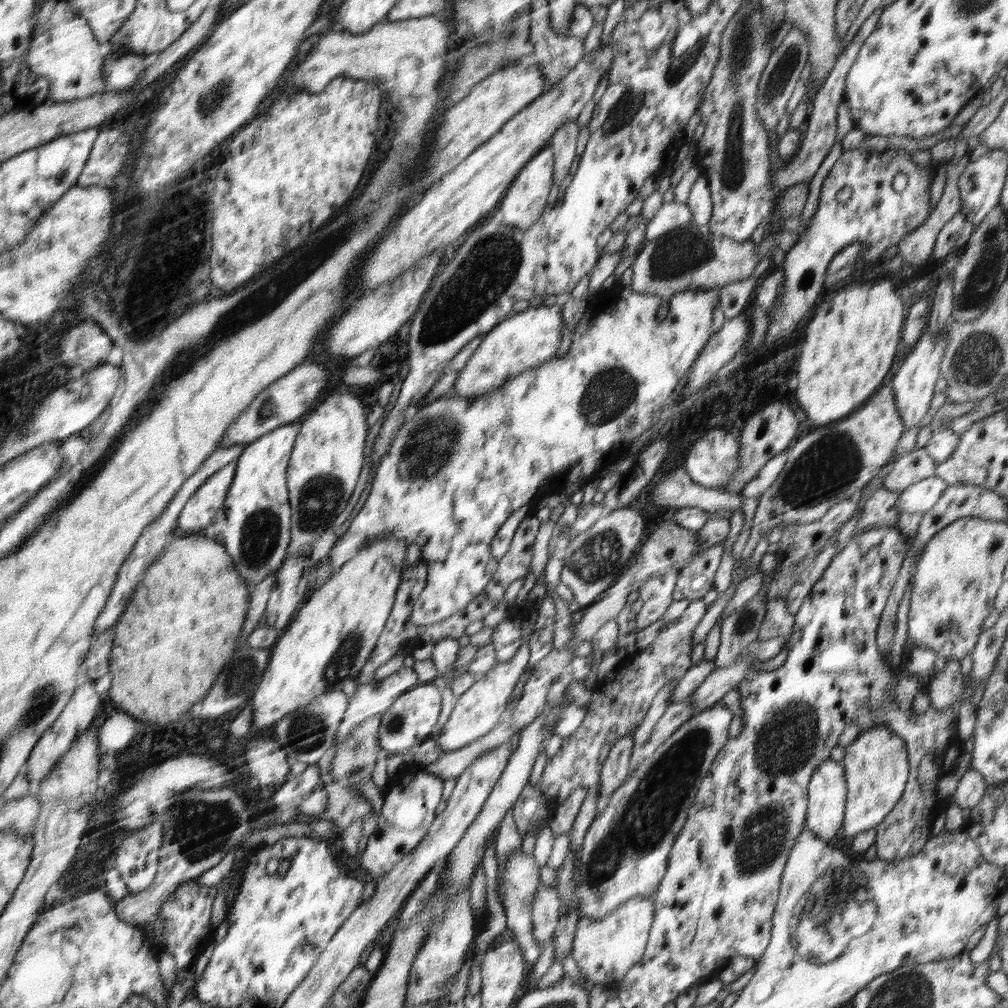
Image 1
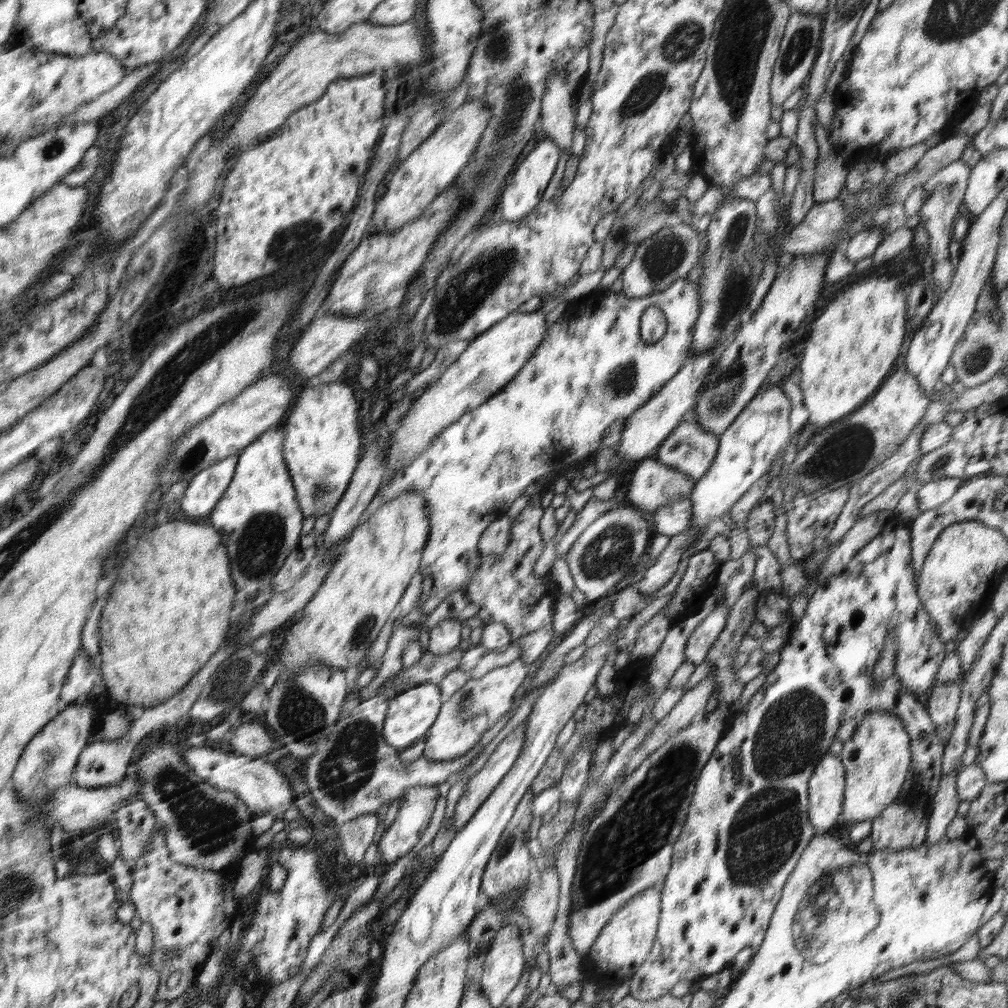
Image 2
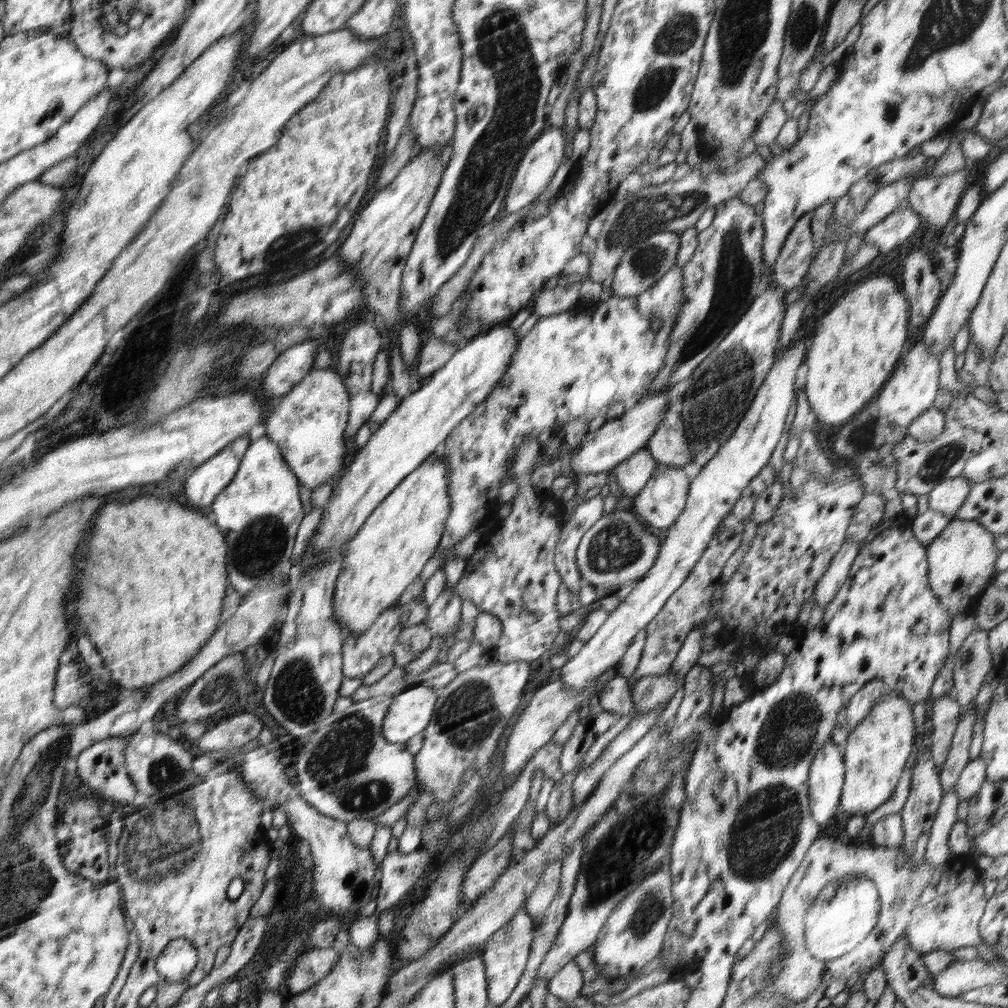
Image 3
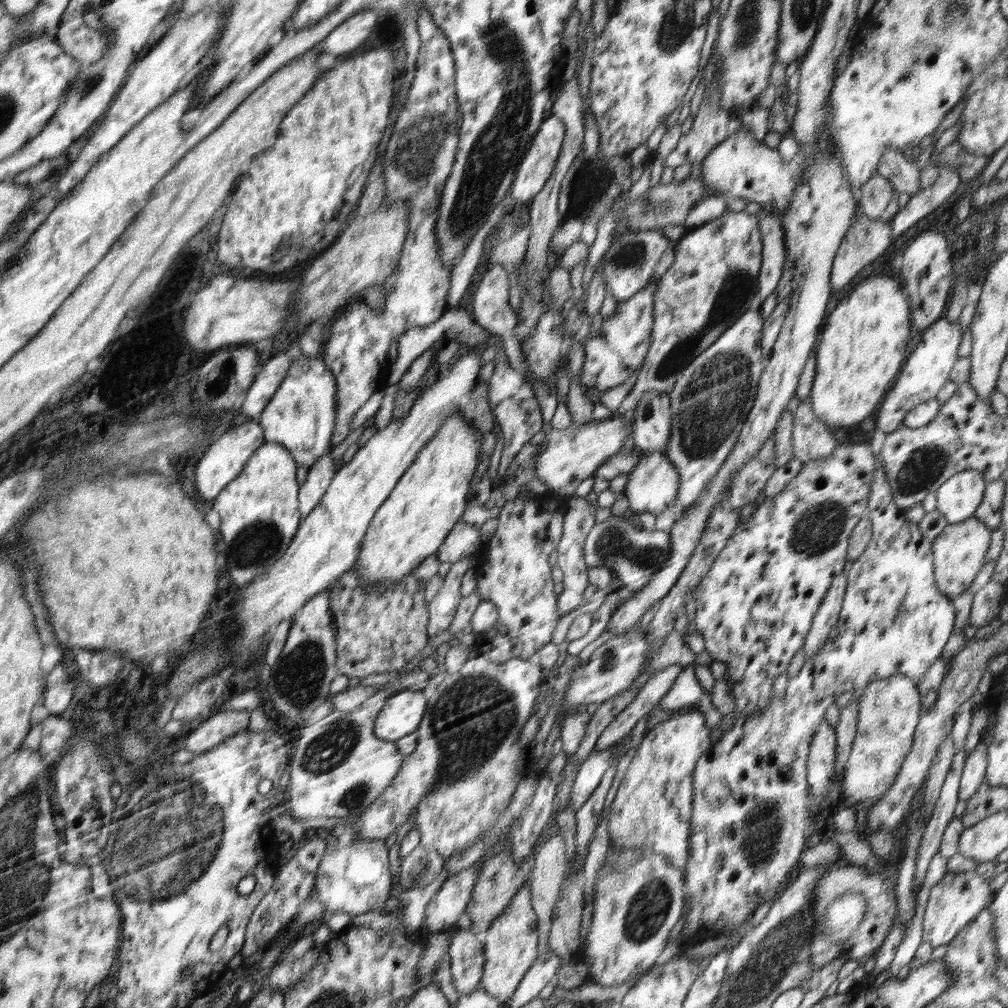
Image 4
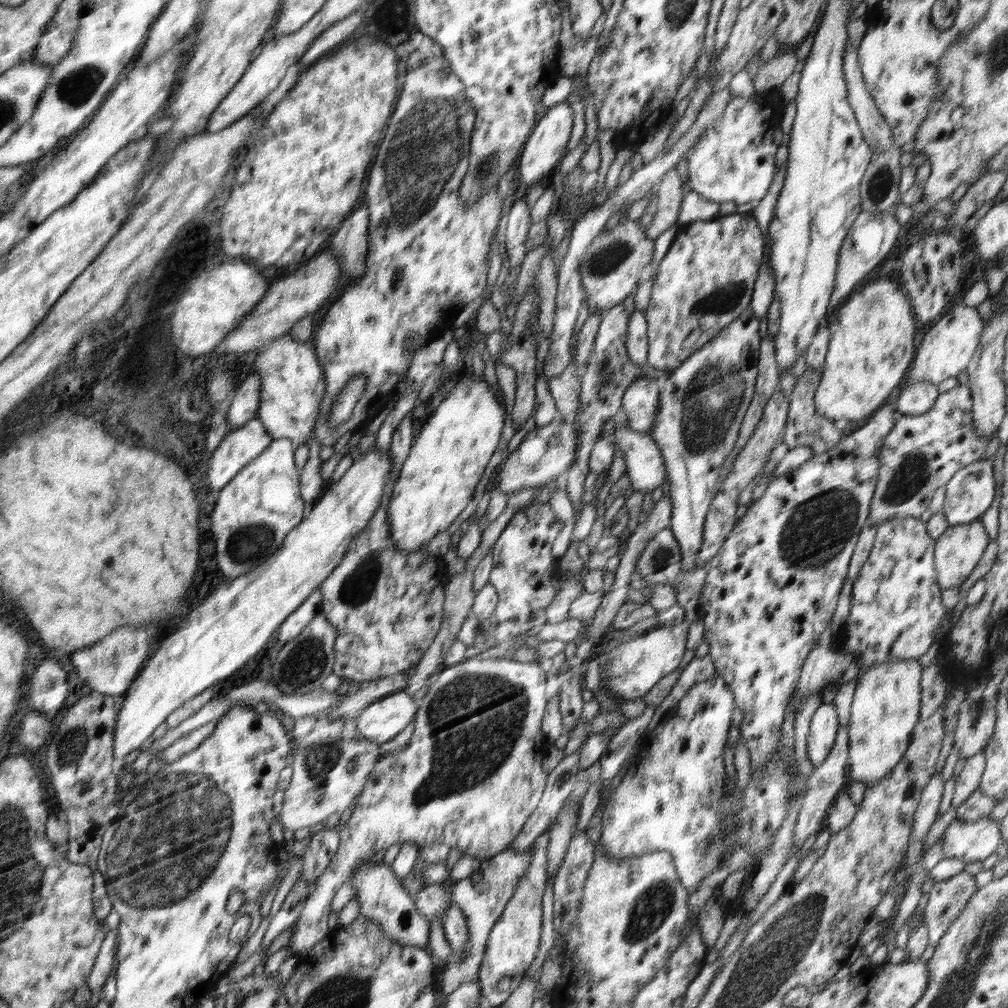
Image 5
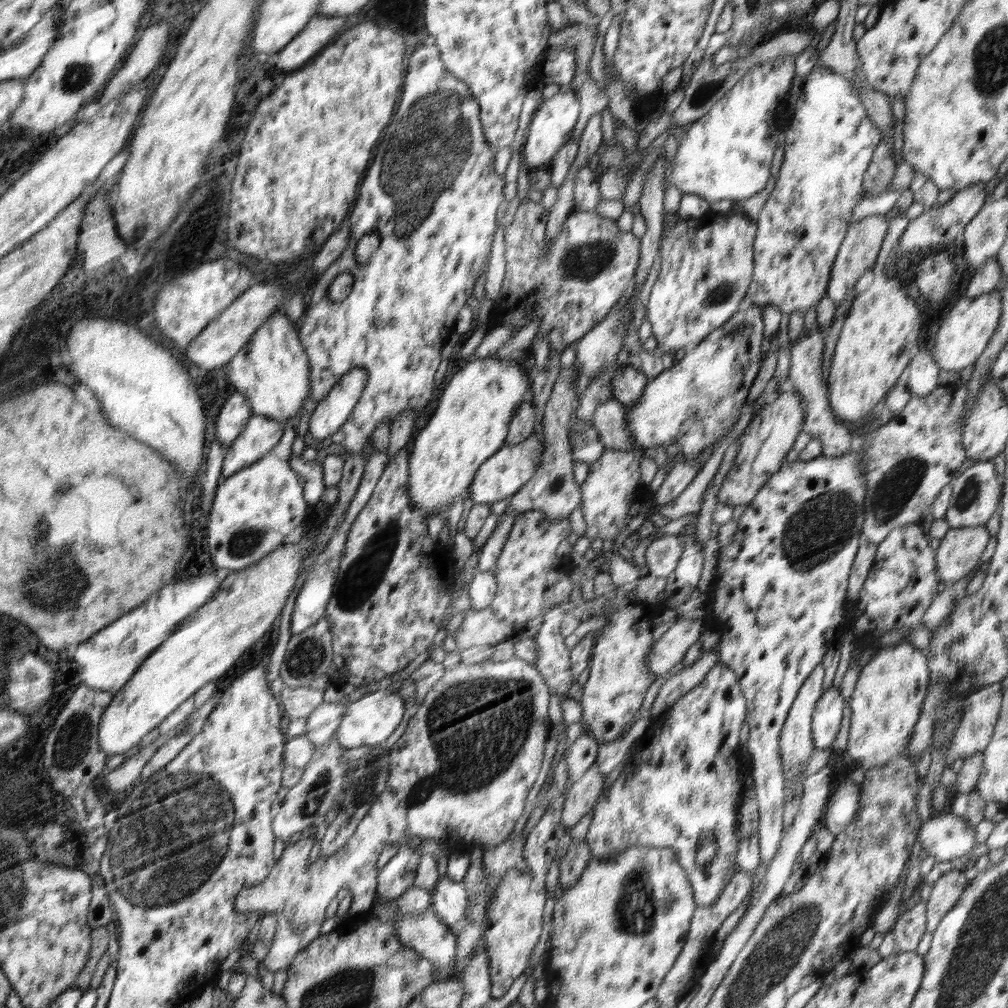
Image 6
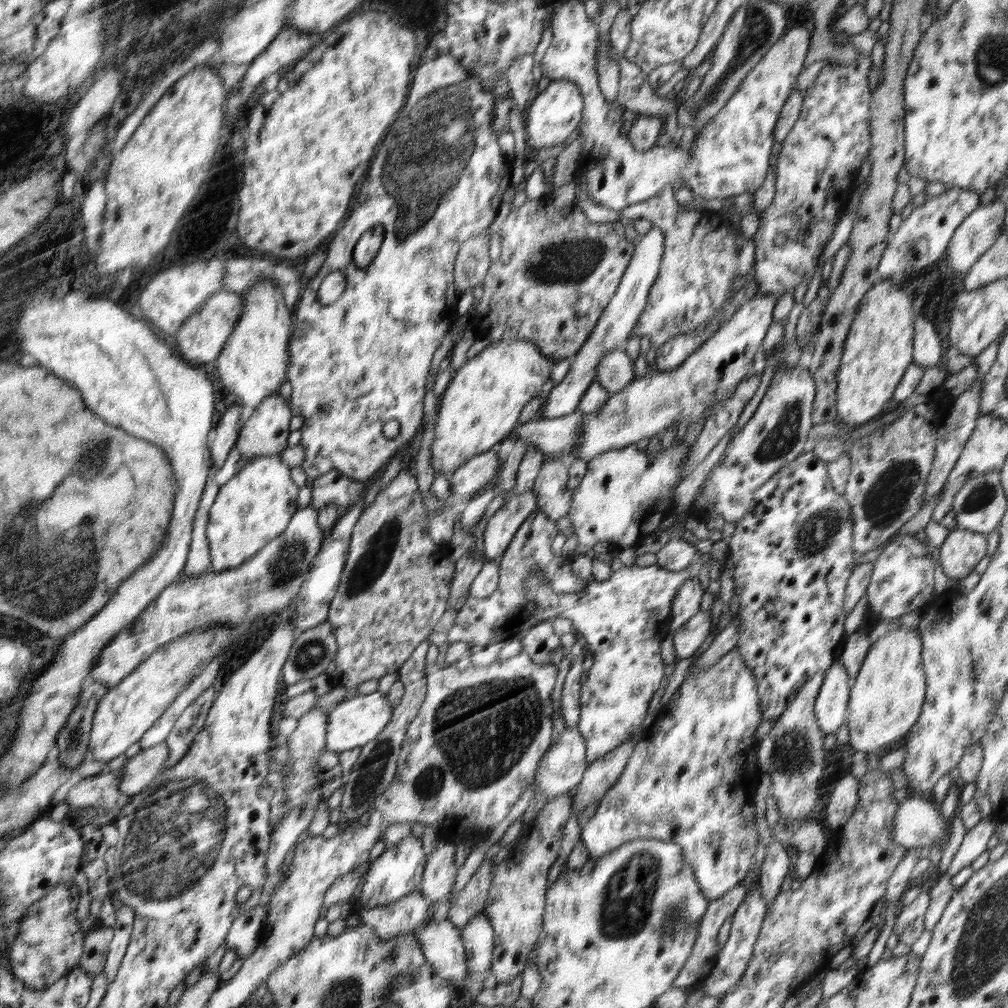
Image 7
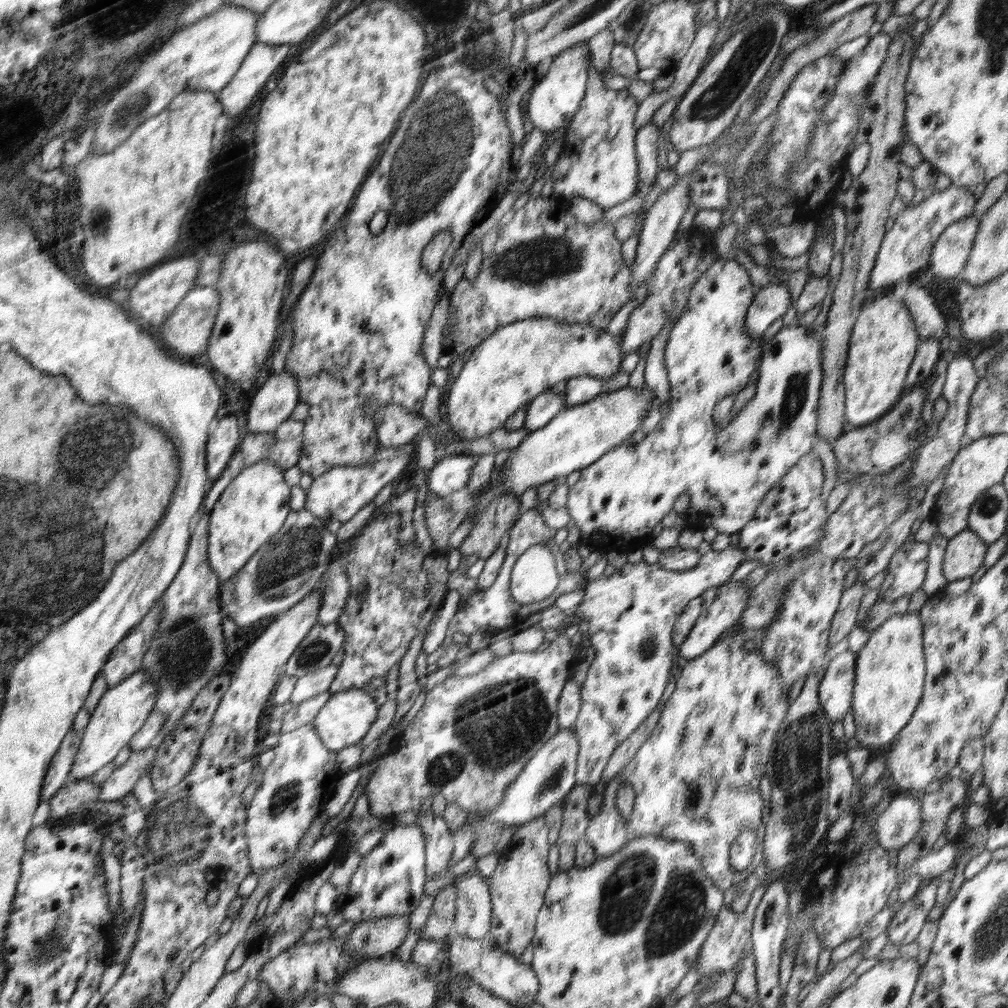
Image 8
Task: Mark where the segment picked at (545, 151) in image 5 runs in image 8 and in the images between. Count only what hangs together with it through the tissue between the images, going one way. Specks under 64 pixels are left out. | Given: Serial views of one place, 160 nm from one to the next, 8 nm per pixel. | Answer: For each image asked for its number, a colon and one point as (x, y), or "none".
6: (552, 125)
7: (554, 114)
8: (554, 100)

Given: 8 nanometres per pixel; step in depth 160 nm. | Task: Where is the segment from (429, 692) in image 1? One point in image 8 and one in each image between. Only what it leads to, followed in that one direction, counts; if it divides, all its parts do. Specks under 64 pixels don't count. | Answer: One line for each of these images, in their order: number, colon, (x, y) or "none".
2: (410, 714)
3: (410, 712)
4: (402, 714)
5: (382, 720)
6: (377, 717)
7: (356, 720)
8: (347, 716)

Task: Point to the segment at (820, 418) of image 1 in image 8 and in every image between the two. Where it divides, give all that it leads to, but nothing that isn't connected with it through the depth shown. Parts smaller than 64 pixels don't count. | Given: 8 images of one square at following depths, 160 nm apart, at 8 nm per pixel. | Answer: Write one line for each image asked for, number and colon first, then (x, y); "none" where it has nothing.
2: (855, 341)
3: (857, 346)
4: (863, 345)
5: (871, 349)
6: (879, 338)
7: (878, 349)
8: (884, 341)

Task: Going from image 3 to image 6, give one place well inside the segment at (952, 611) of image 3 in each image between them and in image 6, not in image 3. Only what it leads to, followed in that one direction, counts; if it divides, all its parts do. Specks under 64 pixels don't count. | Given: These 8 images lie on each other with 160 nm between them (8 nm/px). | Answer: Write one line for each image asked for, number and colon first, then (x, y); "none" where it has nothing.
4: (959, 551)
5: (958, 549)
6: (960, 549)

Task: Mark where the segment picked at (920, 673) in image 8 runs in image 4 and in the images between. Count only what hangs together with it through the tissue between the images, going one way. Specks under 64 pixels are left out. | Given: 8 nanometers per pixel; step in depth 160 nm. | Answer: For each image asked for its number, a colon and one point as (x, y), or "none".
4: (889, 709)
5: (886, 704)
6: (889, 694)
7: (886, 699)

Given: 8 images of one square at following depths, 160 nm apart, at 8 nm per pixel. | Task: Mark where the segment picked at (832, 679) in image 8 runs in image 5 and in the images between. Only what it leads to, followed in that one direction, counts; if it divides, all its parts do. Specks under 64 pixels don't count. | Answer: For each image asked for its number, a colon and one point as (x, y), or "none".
5: (824, 725)
6: (827, 717)
7: (832, 703)

